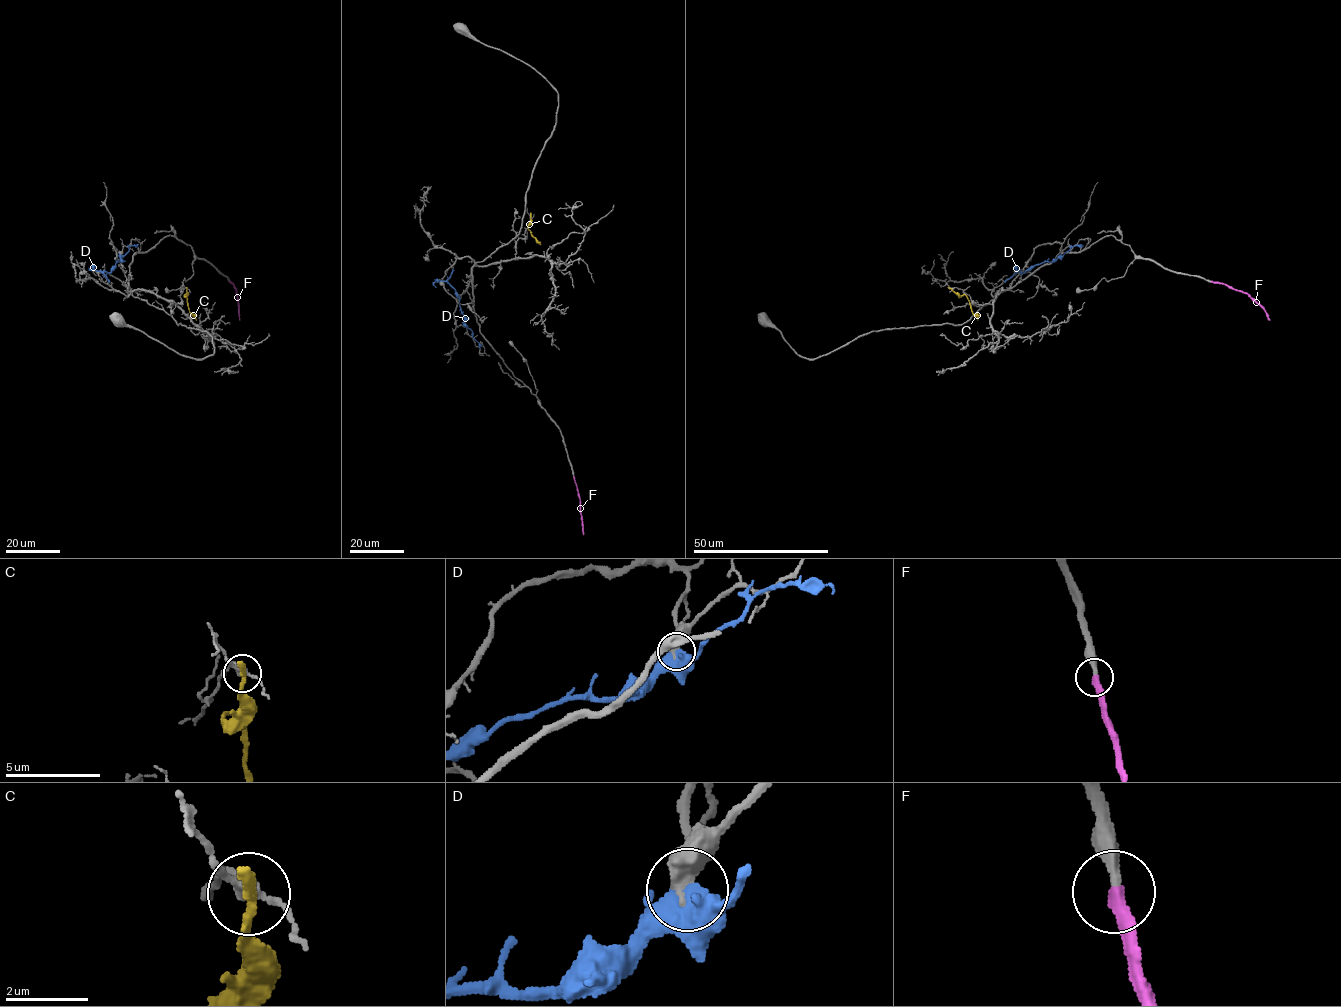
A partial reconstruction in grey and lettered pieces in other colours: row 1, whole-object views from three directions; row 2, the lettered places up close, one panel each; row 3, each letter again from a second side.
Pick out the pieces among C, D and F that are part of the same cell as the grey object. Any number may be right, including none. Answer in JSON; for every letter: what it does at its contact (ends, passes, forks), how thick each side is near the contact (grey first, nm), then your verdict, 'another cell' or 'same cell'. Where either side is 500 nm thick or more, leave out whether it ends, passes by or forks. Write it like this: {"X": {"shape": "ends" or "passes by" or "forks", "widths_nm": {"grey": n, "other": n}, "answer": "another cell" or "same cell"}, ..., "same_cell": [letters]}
{"C": {"shape": "passes by", "widths_nm": {"grey": 260, "other": 200}, "answer": "another cell"}, "D": {"shape": "forks", "widths_nm": {"grey": 440, "other": 420}, "answer": "another cell"}, "F": {"shape": "ends", "widths_nm": {"grey": 380, "other": 360}, "answer": "same cell"}, "same_cell": ["F"]}

